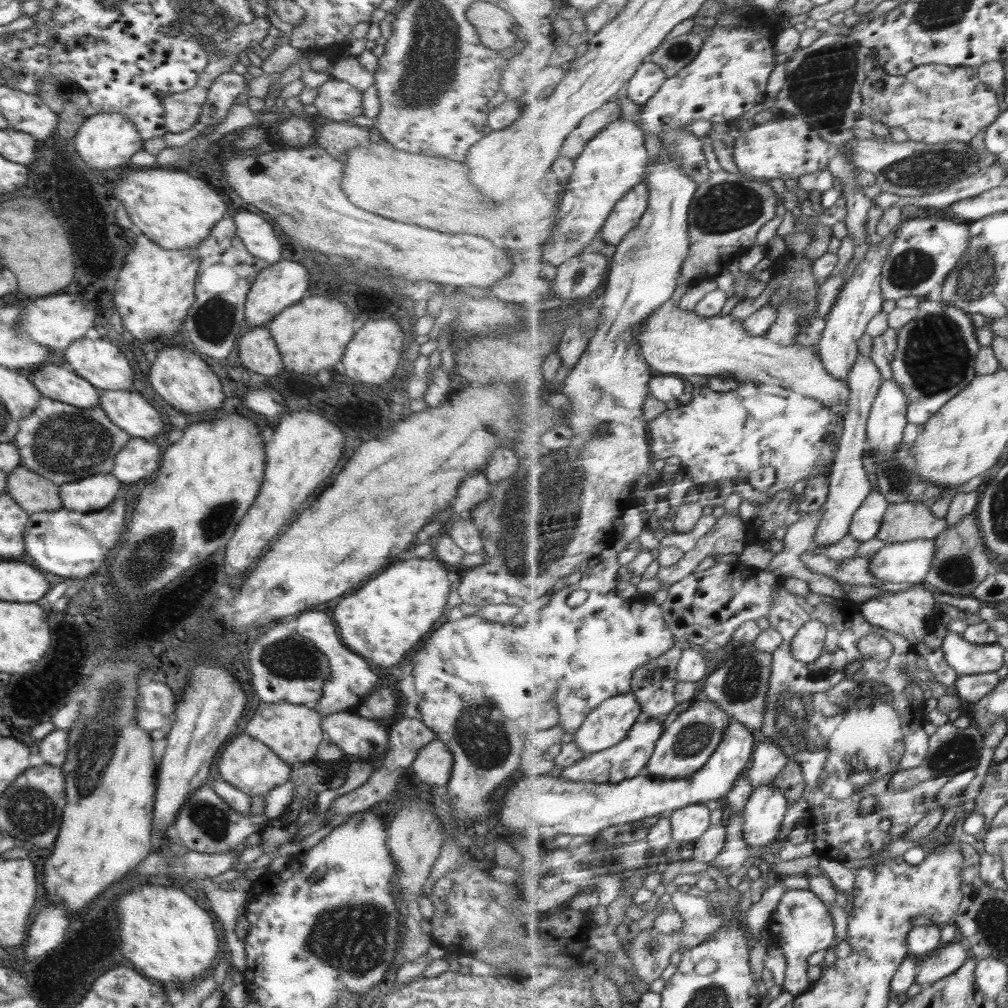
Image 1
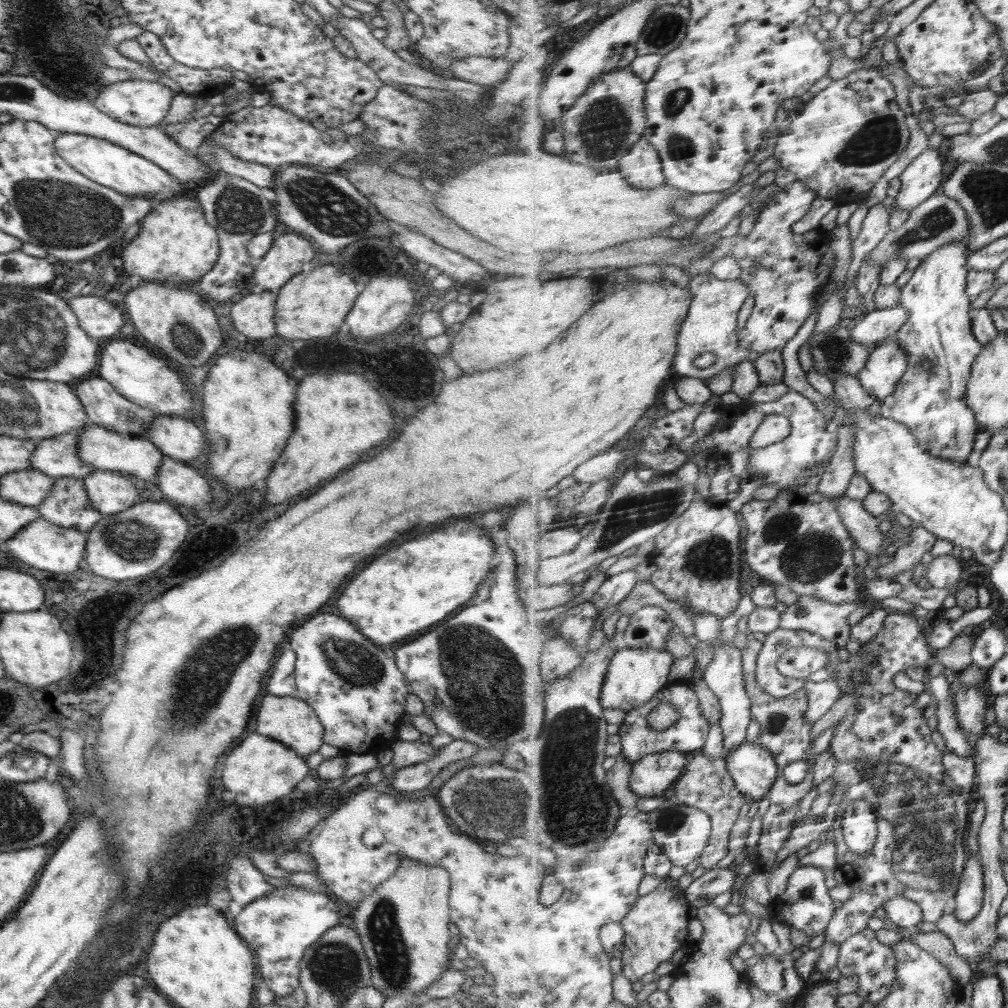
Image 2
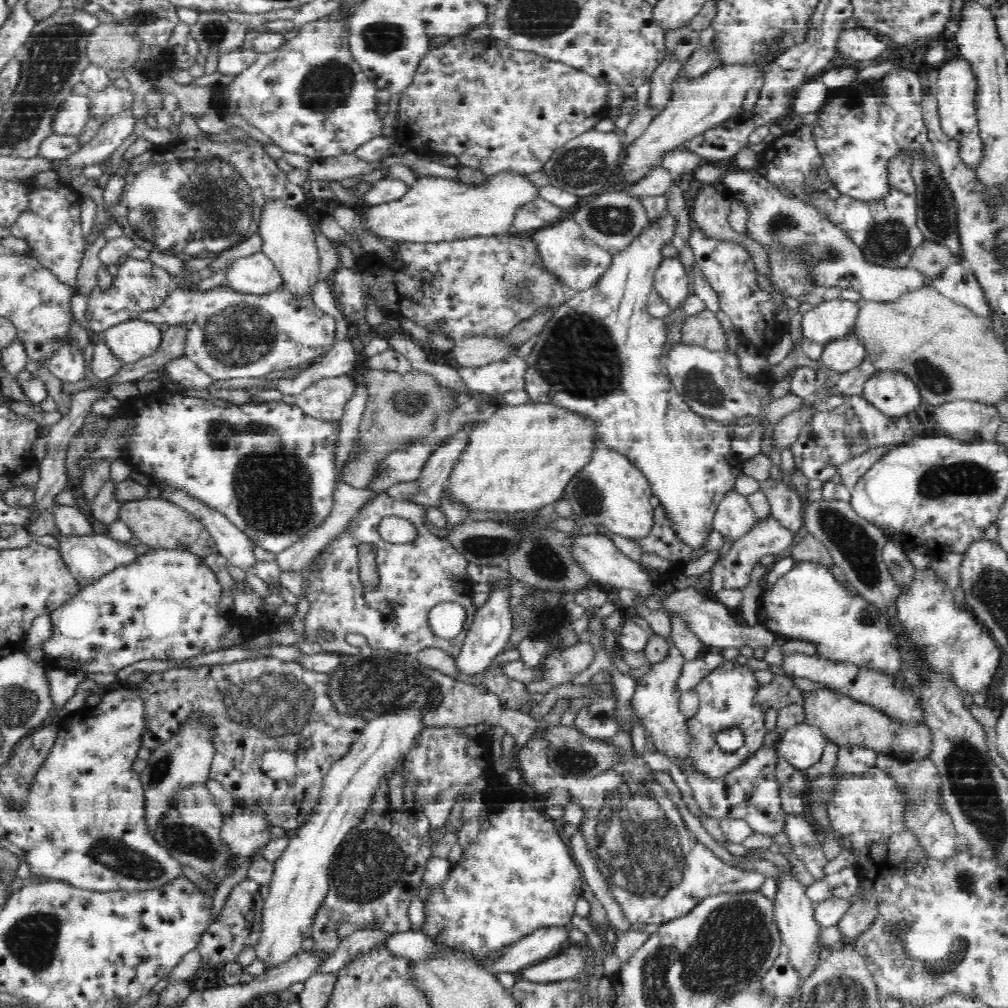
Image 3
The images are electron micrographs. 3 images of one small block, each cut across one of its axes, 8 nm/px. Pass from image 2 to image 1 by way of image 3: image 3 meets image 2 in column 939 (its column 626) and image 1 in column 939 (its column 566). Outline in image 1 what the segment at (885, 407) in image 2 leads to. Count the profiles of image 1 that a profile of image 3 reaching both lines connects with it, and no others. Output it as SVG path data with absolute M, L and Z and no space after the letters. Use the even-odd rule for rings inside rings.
M925 298L912 322L899 330L898 348L892 361L895 379L909 396L909 419L921 429L951 400L978 378L978 355L983 347L976 337L969 312L944 299Z

